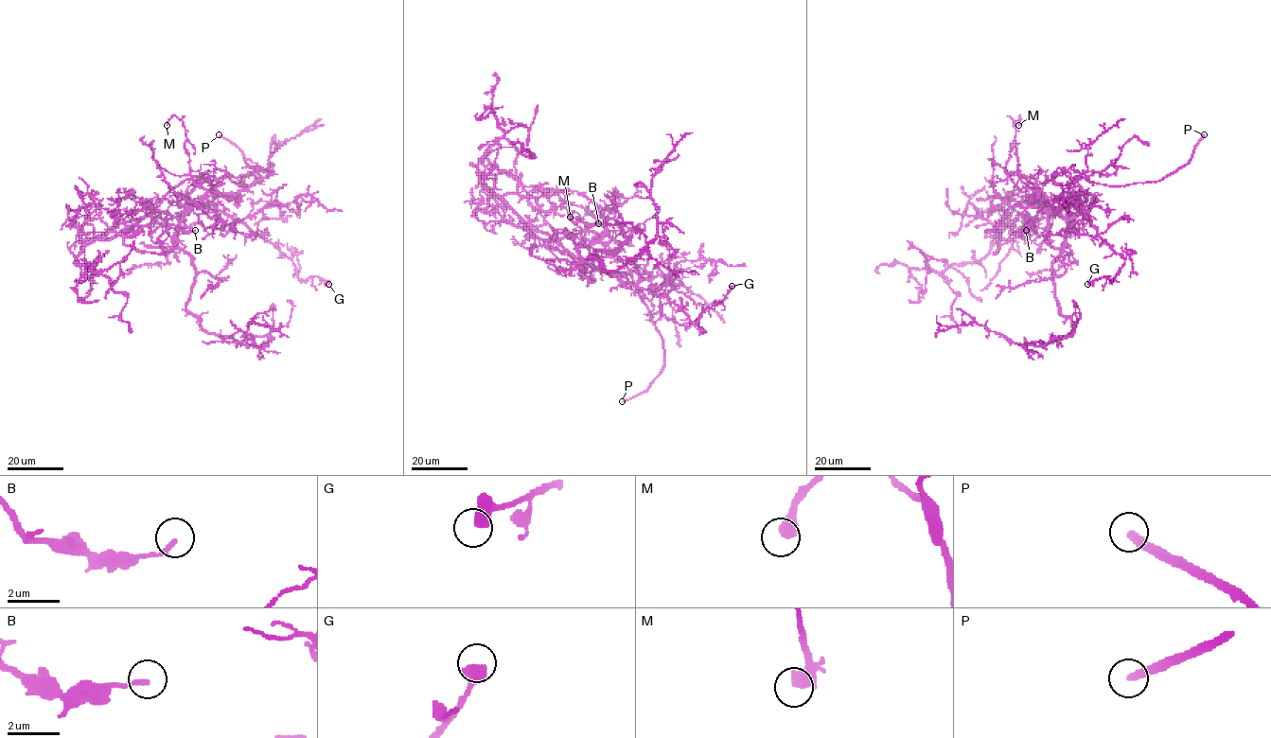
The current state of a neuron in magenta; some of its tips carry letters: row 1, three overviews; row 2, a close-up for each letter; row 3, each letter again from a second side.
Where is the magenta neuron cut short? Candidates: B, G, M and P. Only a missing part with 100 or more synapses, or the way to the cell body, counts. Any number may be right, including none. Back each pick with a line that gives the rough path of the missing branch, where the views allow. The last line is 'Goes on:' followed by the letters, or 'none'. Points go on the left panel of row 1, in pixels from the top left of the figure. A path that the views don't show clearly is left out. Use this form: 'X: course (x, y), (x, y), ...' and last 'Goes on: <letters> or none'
Goes on: P

